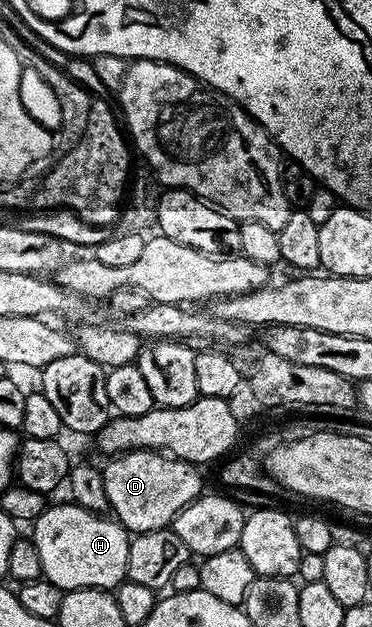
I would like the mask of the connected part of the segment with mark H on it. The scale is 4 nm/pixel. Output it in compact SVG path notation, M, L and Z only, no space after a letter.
M74 502L66 503L52 503L33 521L33 528L35 528L33 539L37 546L37 554L41 554L43 576L64 590L118 588L127 579L129 558L127 529L114 518L90 512Z

